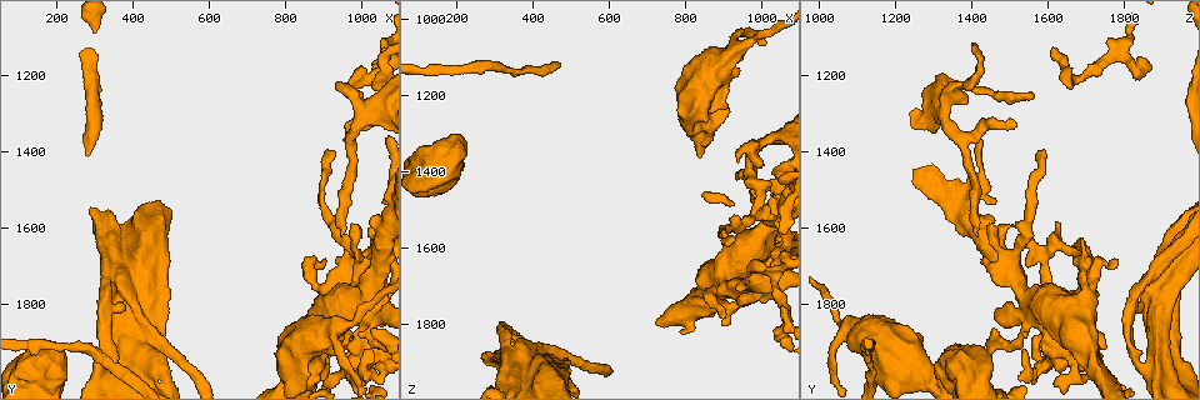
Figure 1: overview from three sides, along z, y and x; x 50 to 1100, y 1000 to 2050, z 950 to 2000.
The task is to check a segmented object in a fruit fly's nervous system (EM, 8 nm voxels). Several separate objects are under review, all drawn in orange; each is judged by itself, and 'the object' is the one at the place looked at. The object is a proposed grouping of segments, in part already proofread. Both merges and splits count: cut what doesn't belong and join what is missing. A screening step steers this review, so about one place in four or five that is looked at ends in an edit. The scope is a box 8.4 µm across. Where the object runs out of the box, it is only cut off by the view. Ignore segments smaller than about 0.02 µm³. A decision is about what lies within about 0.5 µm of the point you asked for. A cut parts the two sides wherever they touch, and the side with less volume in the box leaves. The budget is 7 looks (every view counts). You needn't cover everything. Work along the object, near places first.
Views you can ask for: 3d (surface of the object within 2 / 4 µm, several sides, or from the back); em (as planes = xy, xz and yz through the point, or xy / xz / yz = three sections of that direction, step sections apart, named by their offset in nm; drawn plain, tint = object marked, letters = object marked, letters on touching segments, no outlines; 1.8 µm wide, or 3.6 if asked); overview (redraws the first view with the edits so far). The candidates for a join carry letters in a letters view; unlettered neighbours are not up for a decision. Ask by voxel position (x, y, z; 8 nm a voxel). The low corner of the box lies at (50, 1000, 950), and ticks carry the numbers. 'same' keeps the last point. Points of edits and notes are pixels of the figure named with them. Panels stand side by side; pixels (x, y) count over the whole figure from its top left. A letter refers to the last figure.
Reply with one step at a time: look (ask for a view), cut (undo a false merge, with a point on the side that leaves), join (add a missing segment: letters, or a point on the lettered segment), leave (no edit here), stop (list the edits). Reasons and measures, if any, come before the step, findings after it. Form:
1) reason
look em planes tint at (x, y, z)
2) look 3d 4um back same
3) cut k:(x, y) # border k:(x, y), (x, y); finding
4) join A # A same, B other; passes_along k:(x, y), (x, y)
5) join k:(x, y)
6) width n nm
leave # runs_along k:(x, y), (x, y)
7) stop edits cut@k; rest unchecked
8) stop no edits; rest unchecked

an open end
look em planes letters at (965, 1330, 1510)

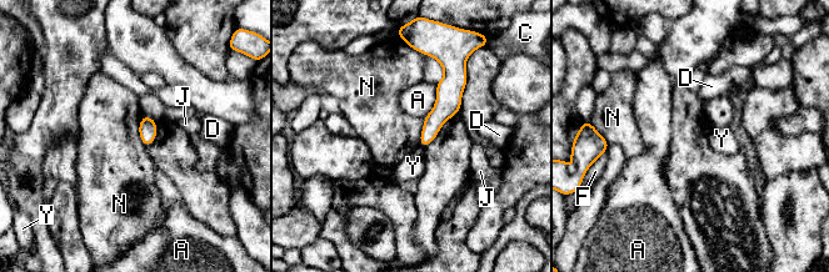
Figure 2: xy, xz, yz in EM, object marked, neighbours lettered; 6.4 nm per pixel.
leave # A other, C other, D other, F other, J other, N other, Y other; runs_along 2:(448, 71), (448, 104), (423, 142); none of them fits

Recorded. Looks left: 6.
thin end
look 3d 2um at (950, 1615, 1410)

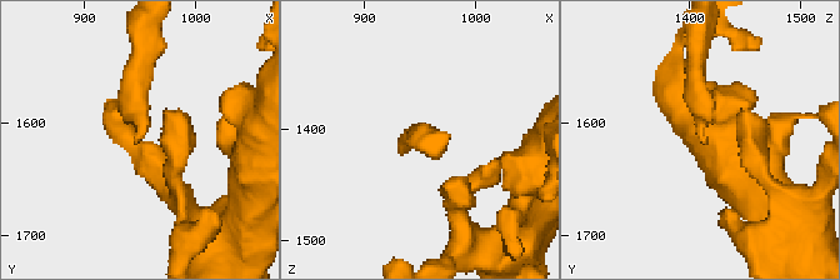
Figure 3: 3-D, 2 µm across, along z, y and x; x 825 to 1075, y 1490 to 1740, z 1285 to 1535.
look em planes letters at (948, 1614, 1416)

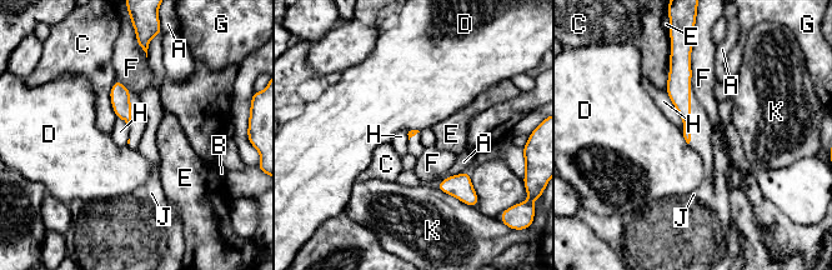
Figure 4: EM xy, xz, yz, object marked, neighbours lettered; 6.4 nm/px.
leave # A other, B other, C other, D other, E other, F other, G other, H other, J other, K other; runs_along 4:(687, 64), (682, 71), (687, 136); no lettered segment goes on from it

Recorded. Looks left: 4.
abrupt turn
look em 3.6um planes letters at (1000, 1830, 1595)

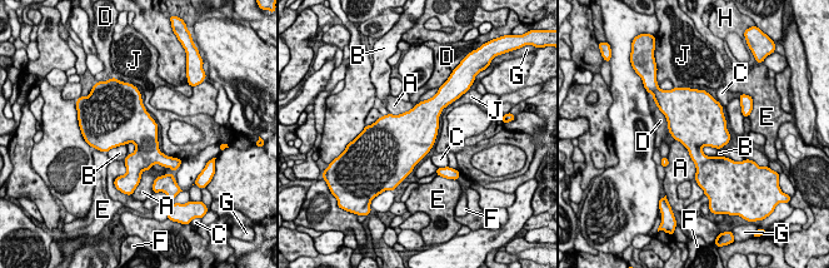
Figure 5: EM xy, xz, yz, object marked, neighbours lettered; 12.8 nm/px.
longest_contact A 550 nm
leave # A other, B other, C other, D other, E other, F other, G other, H other, J other; border 5:(125, 144), (113, 147), (106, 153); one neuron here

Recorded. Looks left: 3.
stop no edits; rest unchecked

